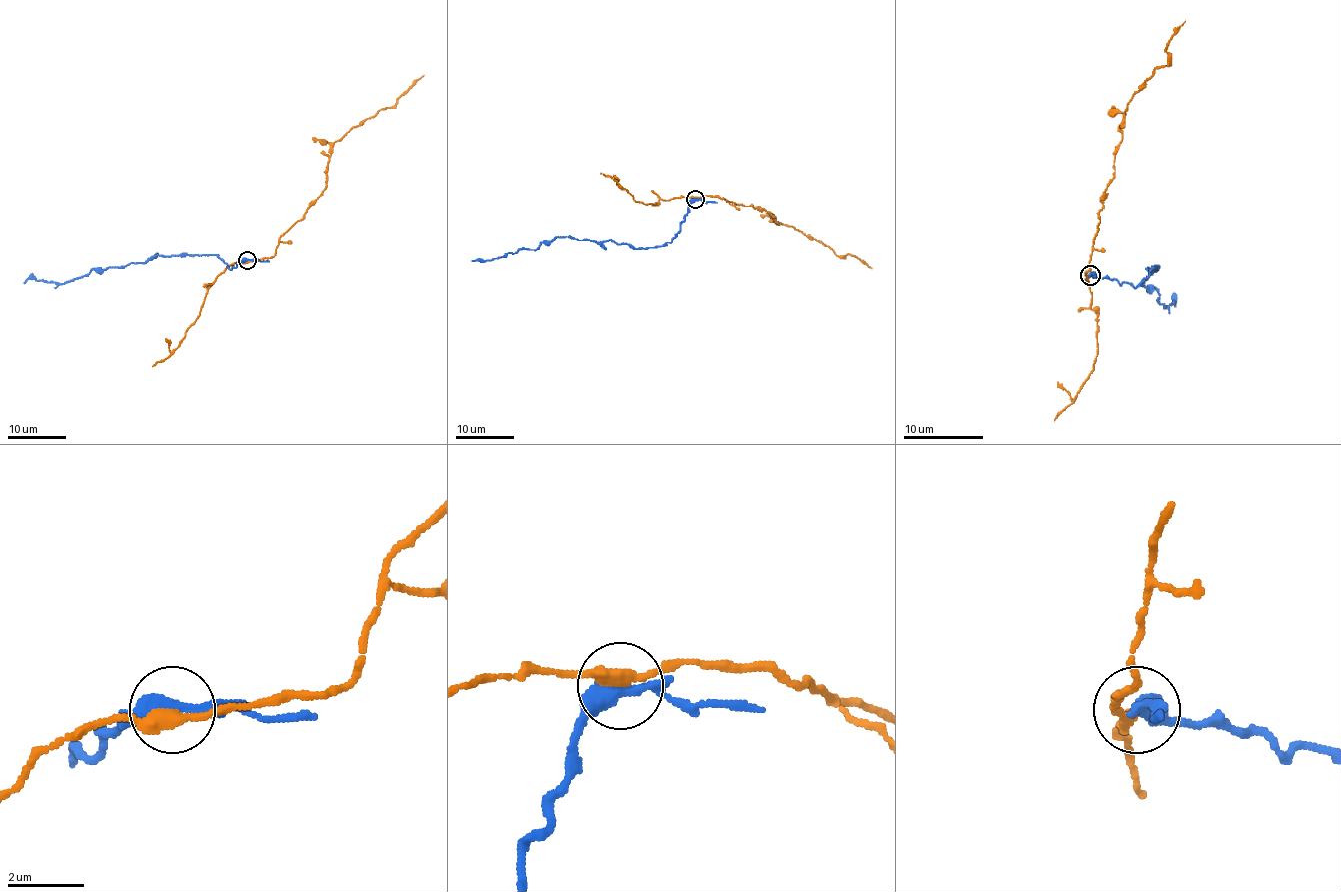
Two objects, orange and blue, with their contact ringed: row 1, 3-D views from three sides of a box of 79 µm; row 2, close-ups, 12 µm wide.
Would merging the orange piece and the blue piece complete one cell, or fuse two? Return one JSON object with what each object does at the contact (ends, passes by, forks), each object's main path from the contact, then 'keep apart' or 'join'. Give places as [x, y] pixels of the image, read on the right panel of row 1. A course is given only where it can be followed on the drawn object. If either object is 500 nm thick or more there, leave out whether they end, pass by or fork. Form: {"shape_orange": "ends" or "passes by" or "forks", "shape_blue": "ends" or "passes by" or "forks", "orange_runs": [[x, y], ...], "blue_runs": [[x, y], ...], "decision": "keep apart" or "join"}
{"shape_orange": "passes by", "shape_blue": "forks", "orange_runs": [[1090, 274], [1084, 274], [1114, 147], [1122, 139], [1122, 115], [1156, 68], [1168, 66], [1166, 46], [1186, 20]], "blue_runs": [[1090, 274], [1136, 286], [1158, 268], [1146, 268], [1142, 284], [1154, 288], [1164, 306], [1174, 300], [1176, 306]], "decision": "keep apart"}

